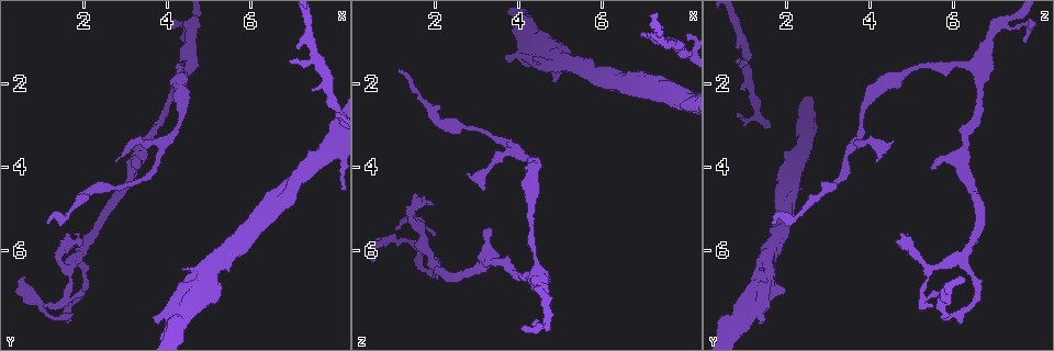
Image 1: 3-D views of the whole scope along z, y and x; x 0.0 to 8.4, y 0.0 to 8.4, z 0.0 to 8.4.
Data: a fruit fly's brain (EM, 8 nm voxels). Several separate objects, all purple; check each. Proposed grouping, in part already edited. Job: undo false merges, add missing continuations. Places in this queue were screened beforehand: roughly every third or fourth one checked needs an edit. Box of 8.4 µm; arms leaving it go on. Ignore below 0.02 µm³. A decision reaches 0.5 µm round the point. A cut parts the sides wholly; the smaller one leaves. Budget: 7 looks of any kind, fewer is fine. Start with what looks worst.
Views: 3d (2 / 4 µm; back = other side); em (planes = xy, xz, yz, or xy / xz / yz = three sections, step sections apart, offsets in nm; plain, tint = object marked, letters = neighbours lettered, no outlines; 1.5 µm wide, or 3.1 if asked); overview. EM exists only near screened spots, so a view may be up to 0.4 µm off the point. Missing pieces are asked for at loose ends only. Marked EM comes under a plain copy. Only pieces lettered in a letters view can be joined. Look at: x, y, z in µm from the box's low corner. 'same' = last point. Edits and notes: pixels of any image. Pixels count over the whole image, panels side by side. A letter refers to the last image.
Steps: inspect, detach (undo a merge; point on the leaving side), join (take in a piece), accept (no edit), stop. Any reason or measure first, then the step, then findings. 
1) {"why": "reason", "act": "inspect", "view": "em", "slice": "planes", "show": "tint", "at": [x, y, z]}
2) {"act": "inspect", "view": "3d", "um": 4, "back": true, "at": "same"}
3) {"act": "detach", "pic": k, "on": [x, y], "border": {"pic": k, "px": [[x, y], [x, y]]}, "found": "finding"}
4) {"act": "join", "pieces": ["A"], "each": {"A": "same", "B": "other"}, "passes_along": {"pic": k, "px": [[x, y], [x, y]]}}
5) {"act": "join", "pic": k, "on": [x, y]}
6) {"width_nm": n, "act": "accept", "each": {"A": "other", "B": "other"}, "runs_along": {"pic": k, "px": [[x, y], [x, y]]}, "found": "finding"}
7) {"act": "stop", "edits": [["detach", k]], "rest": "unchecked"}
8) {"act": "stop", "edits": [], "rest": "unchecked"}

{"why": "branch stops here", "act": "inspect", "view": "em", "slice": "xz", "step": 8, "show": "letters", "at": [6.90, 1.45, 0.85]}

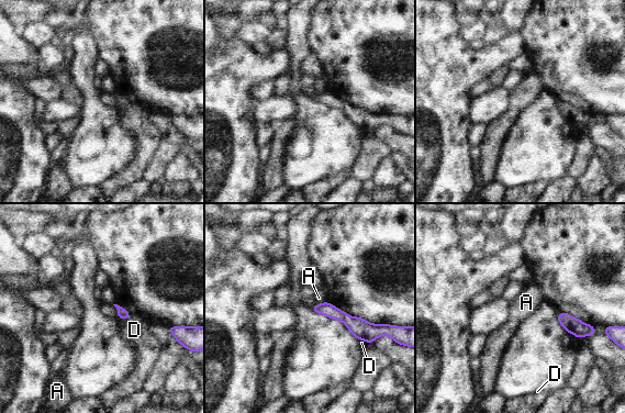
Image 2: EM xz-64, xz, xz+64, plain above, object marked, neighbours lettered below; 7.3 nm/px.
{"longest_contact_nm": ["A", 120], "act": "accept", "each": {"A": "other", "D": "other"}, "border": {"pic": 2, "px": [[325, 301], [311, 308]]}, "found": "none of them fits"}

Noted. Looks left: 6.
{"why": "branch stops here", "act": "inspect", "view": "em", "slice": "planes", "show": "tint", "at": [3.30, 4.00, 5.45]}

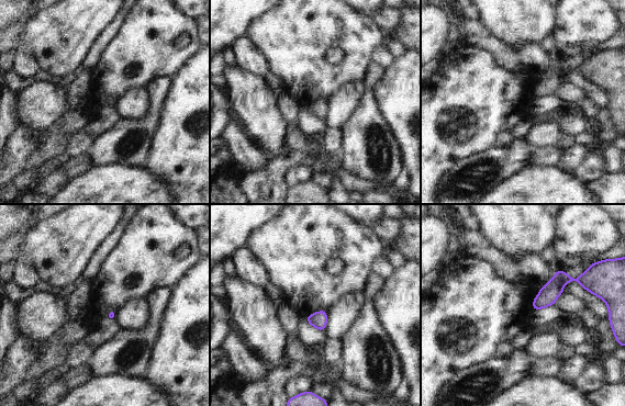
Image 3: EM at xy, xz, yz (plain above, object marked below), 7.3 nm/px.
{"why": "what lies round it", "act": "inspect", "view": "em", "slice": "planes", "show": "letters", "at": "same"}

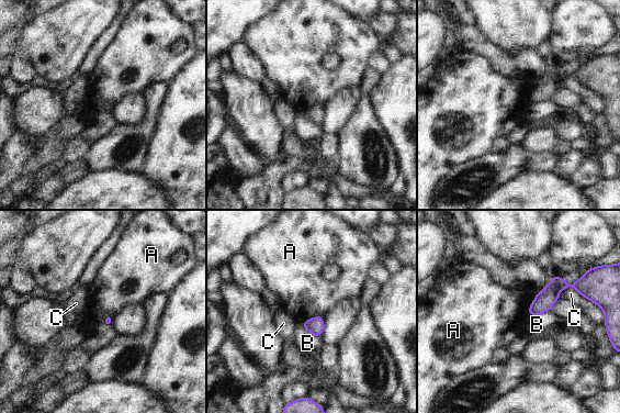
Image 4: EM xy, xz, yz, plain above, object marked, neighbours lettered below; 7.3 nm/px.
{"longest_contact_nm": ["B", 180], "act": "accept", "each": {"A": "other", "B": "other", "C": "other"}, "border": {"pic": 4, "px": [[323, 316], [313, 316], [303, 322]]}, "found": "none of them fits"}

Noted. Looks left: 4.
{"why": "stops while still wide", "act": "inspect", "view": "3d", "um": 2, "at": [3.65, 7.65, 1.35]}

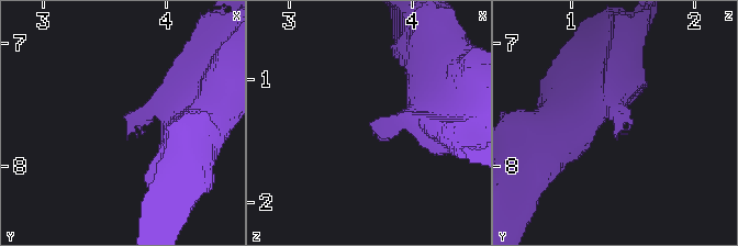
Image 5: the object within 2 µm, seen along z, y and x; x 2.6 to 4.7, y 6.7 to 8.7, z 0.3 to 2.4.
{"why": "need the tissue", "act": "inspect", "view": "em", "slice": "planes", "show": "letters", "at": [3.66, 7.72, 1.36]}

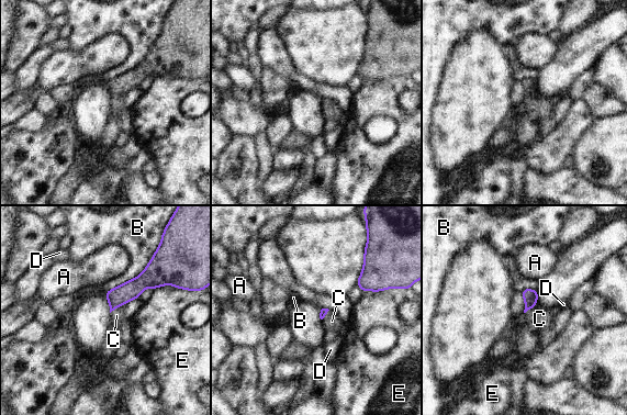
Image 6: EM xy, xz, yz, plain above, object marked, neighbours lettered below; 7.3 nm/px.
{"act": "join", "pieces": ["C"], "each": {"A": "other", "B": "other", "C": "same", "D": "other", "E": "other"}, "found": "it goes on there"}

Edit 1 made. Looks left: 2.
{"act": "stop", "edits": [["join", 6]], "rest": "unchecked"}

